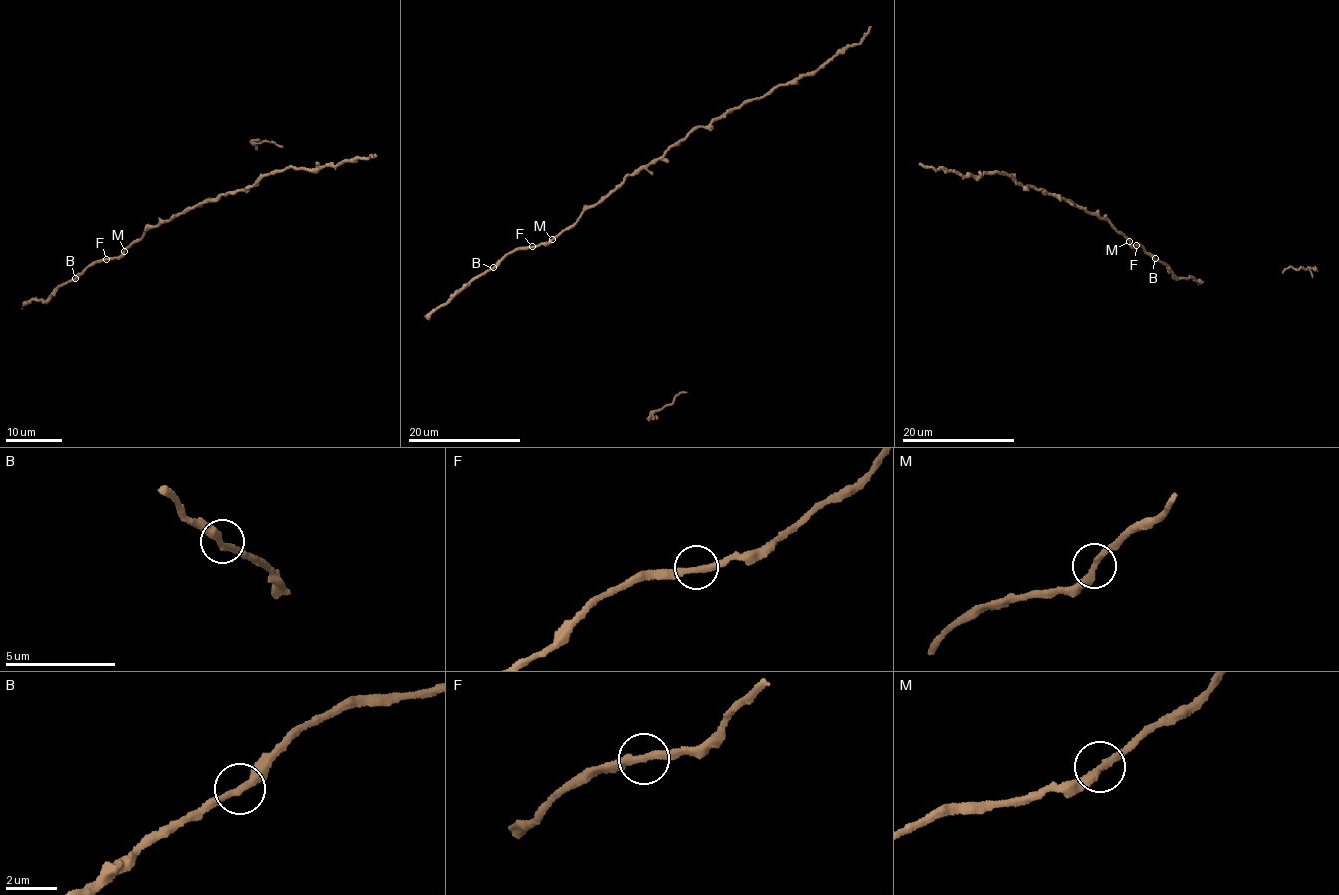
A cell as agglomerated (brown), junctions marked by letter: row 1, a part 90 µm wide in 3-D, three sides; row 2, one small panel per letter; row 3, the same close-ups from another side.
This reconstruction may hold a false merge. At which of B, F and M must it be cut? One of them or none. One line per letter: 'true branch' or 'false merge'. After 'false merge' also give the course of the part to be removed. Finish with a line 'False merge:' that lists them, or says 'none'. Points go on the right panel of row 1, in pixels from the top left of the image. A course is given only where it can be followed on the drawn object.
B: true branch
F: true branch
M: true branch
False merge: none

